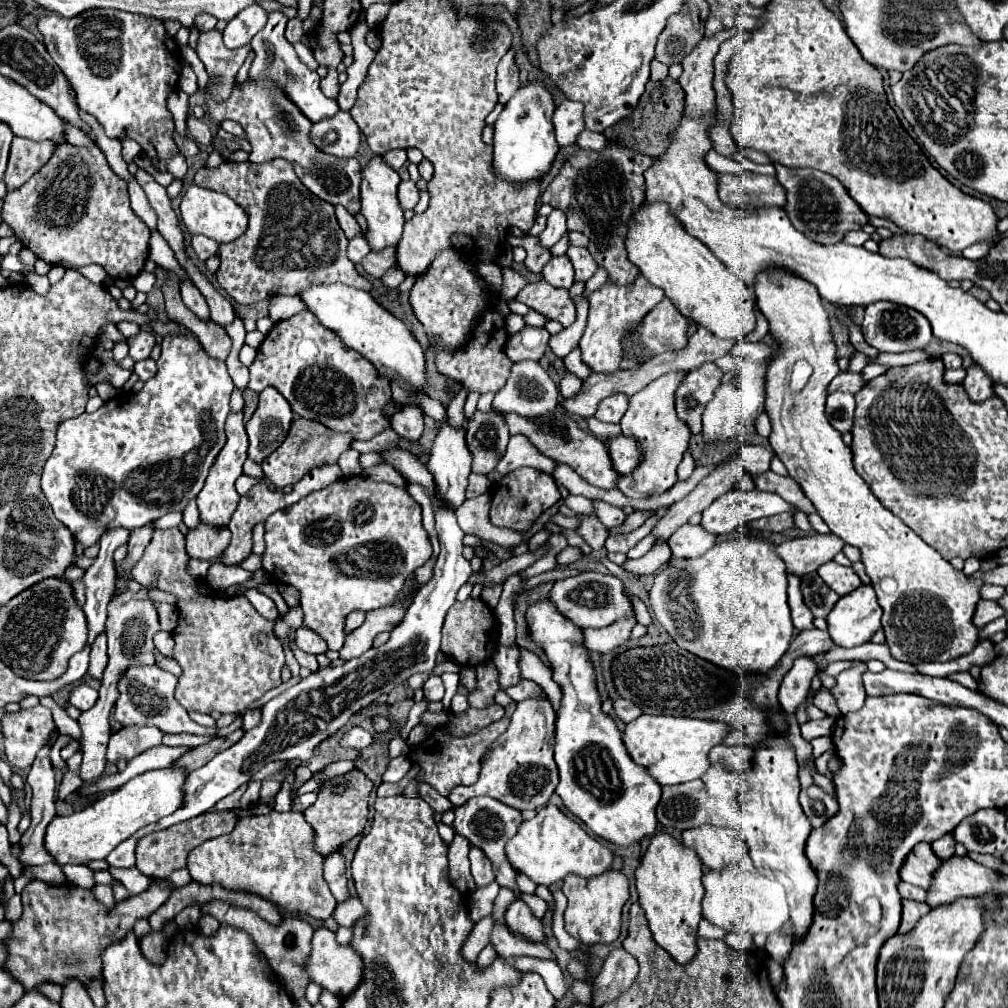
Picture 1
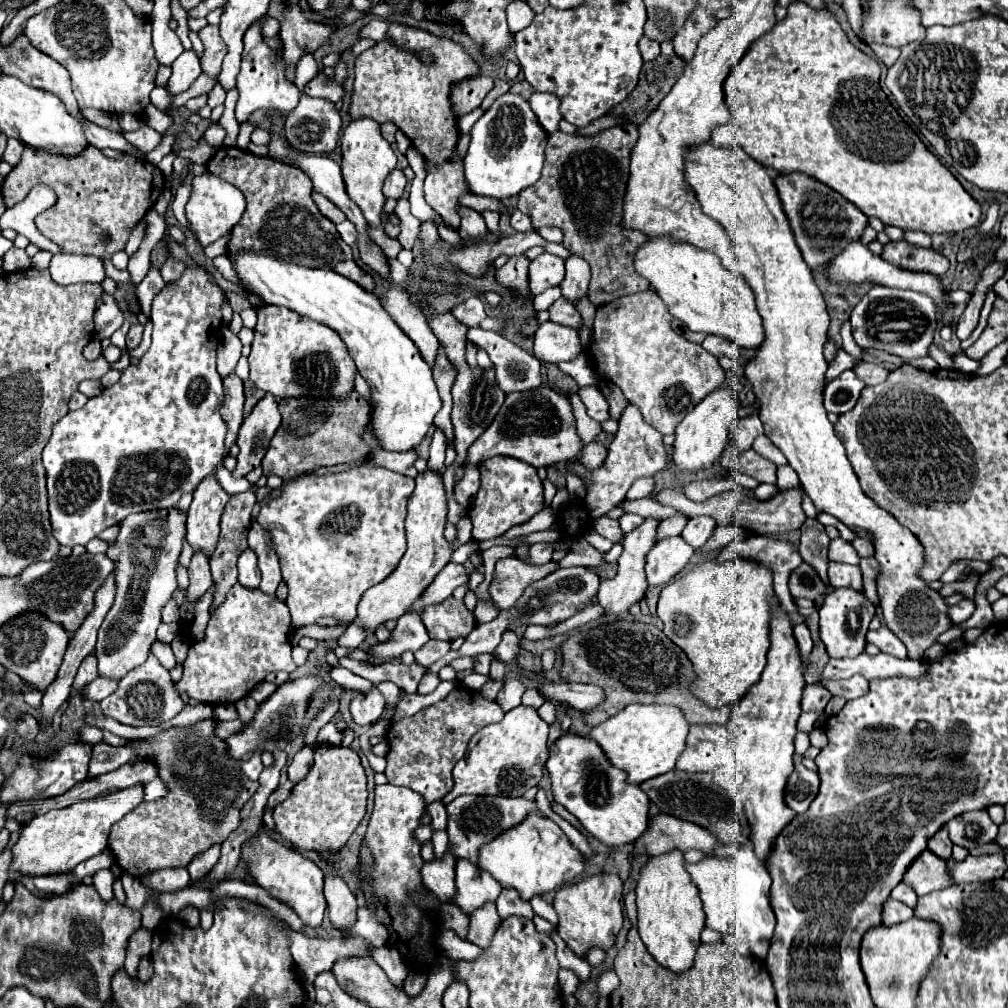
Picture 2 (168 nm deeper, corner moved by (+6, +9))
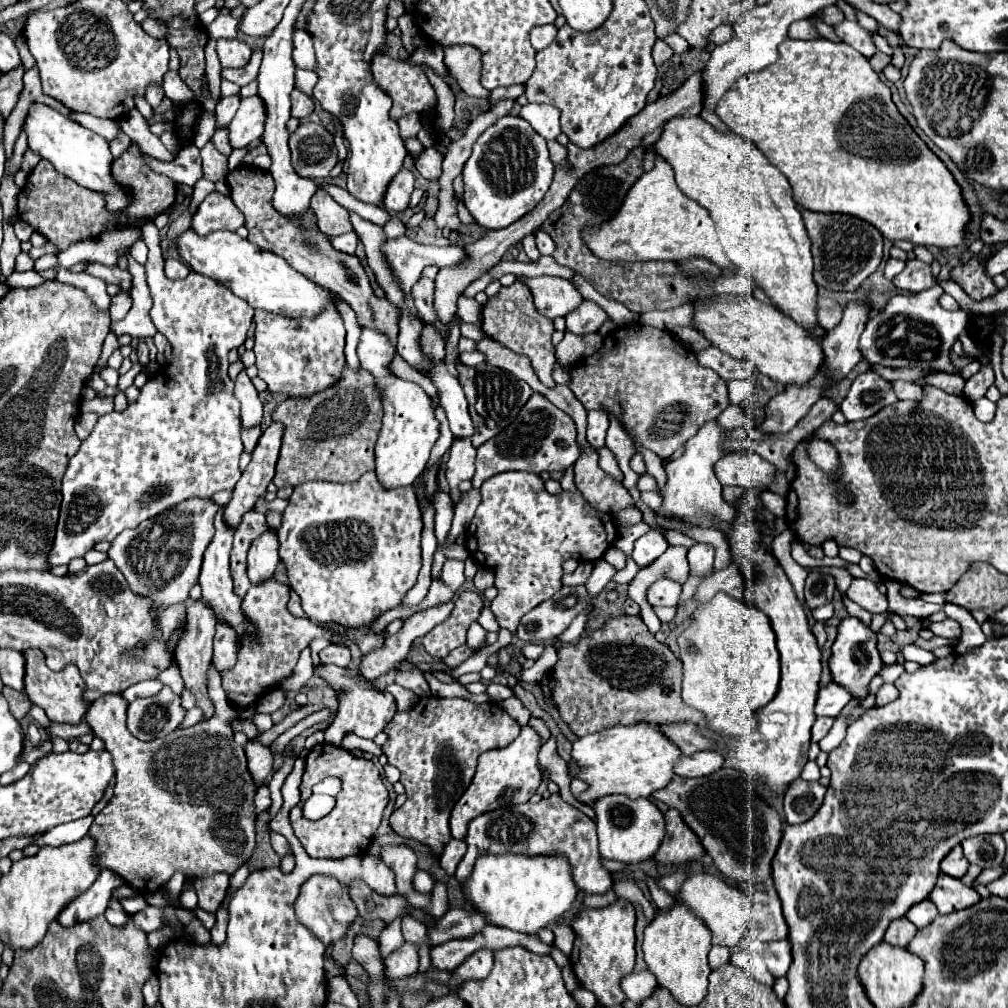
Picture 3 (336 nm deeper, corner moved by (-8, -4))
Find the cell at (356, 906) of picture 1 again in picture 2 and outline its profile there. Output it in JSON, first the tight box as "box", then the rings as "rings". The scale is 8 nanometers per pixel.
{"box":[348,906,388,946],"rings":[[[366,906],[358,908],[358,920],[350,928],[348,934],[350,936],[362,936],[364,940],[368,940],[374,946],[384,946],[386,938],[388,938],[386,928],[382,926],[382,922],[378,922],[378,918]]]}

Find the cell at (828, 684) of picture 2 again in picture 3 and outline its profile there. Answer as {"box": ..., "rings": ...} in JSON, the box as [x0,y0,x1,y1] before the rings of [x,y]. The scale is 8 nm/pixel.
{"box":[876,683,898,705],"rings":[[[884,683],[876,693],[876,705],[888,705],[894,699],[898,699],[898,689],[894,683]]]}

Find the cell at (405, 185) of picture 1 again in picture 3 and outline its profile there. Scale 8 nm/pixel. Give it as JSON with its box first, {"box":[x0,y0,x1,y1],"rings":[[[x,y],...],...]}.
{"box":[384,169,414,213],"rings":[[[408,169],[398,171],[398,175],[394,175],[394,179],[390,181],[390,187],[386,189],[384,207],[390,213],[404,211],[408,207],[412,191],[414,191],[414,175]]]}

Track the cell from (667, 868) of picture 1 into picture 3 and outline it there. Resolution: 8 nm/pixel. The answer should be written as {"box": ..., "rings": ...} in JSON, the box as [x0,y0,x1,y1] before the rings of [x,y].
{"box":[642,901,712,1007],"rings":[[[676,901],[670,911],[658,911],[656,919],[644,931],[642,951],[648,971],[656,977],[658,987],[670,991],[670,995],[684,1007],[696,1007],[706,997],[708,975],[712,971],[708,967],[708,951],[712,943],[710,931],[706,929],[708,927],[704,927],[686,905]]]}

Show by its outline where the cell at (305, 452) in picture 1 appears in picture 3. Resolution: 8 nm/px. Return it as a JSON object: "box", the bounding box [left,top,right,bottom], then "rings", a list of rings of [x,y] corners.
{"box":[272,369,382,487],"rings":[[[342,369],[342,379],[338,379],[334,387],[328,387],[318,395],[310,395],[310,399],[284,399],[274,409],[272,421],[284,425],[276,477],[272,479],[276,487],[296,487],[314,479],[352,483],[358,481],[364,473],[374,471],[374,445],[378,439],[378,431],[382,427],[382,393],[378,391],[378,387],[374,387],[374,377],[364,369]]]}

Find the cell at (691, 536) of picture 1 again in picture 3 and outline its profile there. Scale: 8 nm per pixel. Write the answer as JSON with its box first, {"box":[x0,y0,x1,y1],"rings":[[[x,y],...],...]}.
{"box":[646,579,682,607],"rings":[[[660,579],[648,587],[646,601],[652,607],[674,607],[678,603],[680,591],[682,591],[680,583],[674,583],[670,579]]]}

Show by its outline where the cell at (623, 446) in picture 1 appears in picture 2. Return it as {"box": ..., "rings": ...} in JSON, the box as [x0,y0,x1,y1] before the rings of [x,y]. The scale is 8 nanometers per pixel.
{"box":[580,442,608,468],"rings":[[[592,442],[588,444],[582,454],[580,454],[580,462],[586,466],[586,468],[598,468],[602,462],[605,461],[608,454],[608,450],[602,442]]]}

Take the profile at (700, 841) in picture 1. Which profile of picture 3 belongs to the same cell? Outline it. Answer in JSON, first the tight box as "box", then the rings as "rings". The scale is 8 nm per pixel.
{"box":[654,809,704,865],"rings":[[[668,809],[664,813],[664,819],[666,819],[666,837],[654,859],[658,863],[670,865],[684,865],[690,859],[700,859],[704,855],[704,849],[700,847],[700,841],[694,837],[694,831],[686,827],[678,811]]]}

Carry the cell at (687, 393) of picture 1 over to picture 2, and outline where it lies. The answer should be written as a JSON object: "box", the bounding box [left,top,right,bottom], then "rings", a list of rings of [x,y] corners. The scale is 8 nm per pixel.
{"box":[588,288,724,434],"rings":[[[652,288],[616,298],[596,310],[594,342],[588,356],[592,366],[598,368],[608,380],[618,384],[626,400],[636,404],[642,410],[644,420],[656,426],[656,430],[662,434],[674,434],[678,422],[684,420],[684,414],[688,414],[688,410],[692,410],[712,390],[720,388],[724,380],[724,370],[712,354],[708,354],[700,344],[694,344],[672,330],[672,314]]]}

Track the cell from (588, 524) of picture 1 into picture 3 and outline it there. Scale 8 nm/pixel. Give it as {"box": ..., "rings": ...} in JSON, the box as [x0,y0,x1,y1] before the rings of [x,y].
{"box":[663,529,696,549],"rings":[[[674,529],[664,530],[663,535],[670,545],[679,545],[690,549],[696,543],[696,541],[689,536]]]}

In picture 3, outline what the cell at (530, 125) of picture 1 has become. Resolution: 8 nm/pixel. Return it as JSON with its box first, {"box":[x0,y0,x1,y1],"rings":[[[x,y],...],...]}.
{"box":[462,115,554,229],"rings":[[[506,115],[506,117],[498,119],[494,125],[490,125],[474,143],[472,155],[462,169],[462,181],[464,181],[462,201],[480,227],[504,229],[504,227],[512,225],[514,221],[522,219],[528,211],[532,211],[542,201],[542,197],[546,195],[546,191],[552,183],[552,175],[554,175],[554,165],[548,157],[546,141],[524,119]]]}

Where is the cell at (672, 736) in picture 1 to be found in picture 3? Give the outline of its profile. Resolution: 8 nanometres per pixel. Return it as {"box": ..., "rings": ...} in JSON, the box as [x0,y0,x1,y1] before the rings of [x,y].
{"box":[572,723,680,805],"rings":[[[650,723],[636,725],[618,725],[594,735],[580,737],[572,745],[572,759],[576,769],[576,777],[588,783],[588,789],[576,795],[576,801],[584,805],[594,805],[598,799],[606,795],[628,795],[632,799],[650,797],[654,791],[666,787],[672,779],[672,769],[676,759],[680,757],[680,749],[666,739],[658,727]]]}

